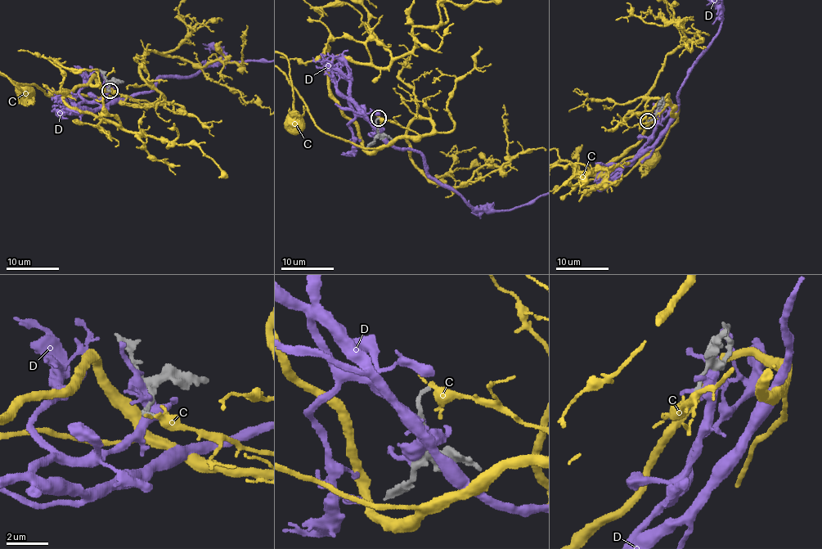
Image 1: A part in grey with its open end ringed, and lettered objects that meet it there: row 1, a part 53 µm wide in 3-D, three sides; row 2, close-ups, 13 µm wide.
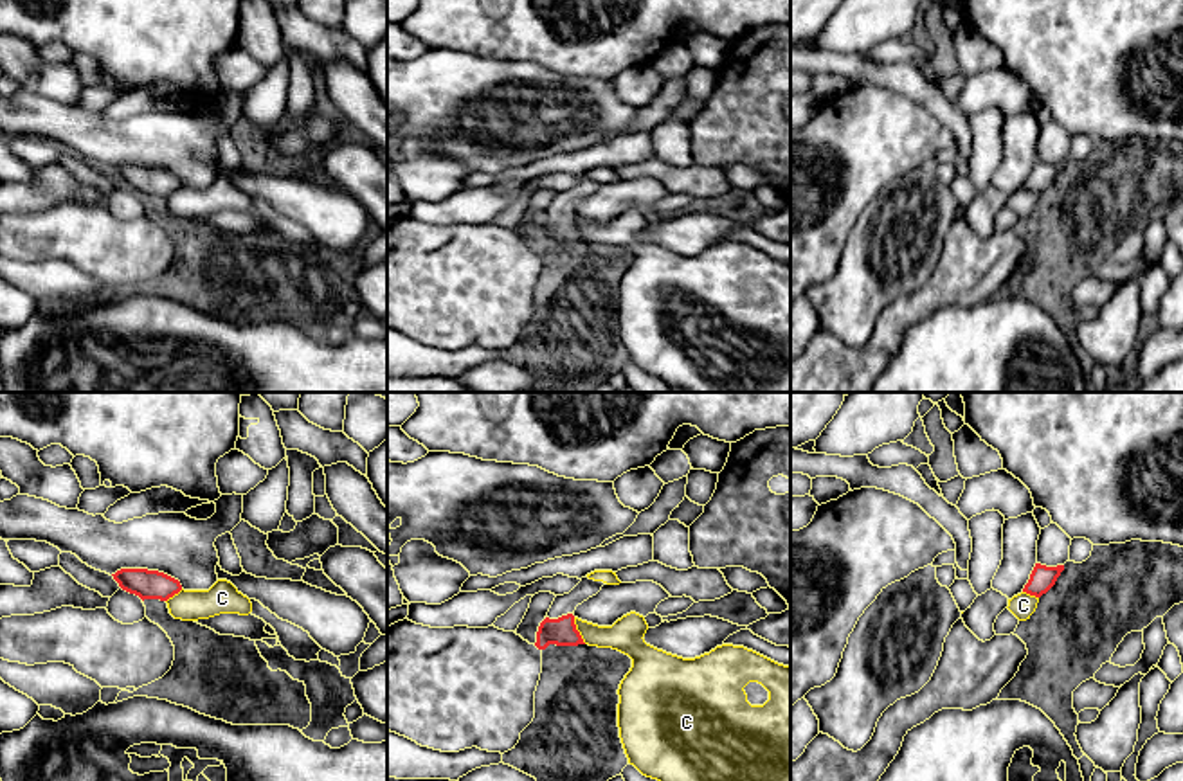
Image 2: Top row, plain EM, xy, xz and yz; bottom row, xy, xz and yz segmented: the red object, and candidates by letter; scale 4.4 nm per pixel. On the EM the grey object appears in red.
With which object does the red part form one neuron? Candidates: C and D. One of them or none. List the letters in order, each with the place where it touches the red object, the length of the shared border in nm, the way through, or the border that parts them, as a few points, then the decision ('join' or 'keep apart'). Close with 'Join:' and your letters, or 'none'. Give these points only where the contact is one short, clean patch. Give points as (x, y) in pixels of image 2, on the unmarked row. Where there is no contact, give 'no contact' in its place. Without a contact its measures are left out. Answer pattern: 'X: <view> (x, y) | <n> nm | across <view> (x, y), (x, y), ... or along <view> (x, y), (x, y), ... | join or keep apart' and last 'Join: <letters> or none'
C: xz (577, 227) | 130 nm | along xz (573, 215), (575, 225), (586, 240) | keep apart
D: no contact | keep apart
Join: none

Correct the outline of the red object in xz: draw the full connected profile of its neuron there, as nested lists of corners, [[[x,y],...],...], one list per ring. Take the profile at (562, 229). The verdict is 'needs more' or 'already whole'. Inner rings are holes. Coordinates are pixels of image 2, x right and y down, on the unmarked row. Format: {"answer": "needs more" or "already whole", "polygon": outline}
{"answer": "needs more", "polygon": [[[582,175],[582,178],[569,191],[556,193],[546,216],[538,223],[535,243],[538,247],[546,247],[549,241],[585,241],[580,229],[576,227],[573,211],[578,202],[596,193],[603,182],[603,178]]]}

